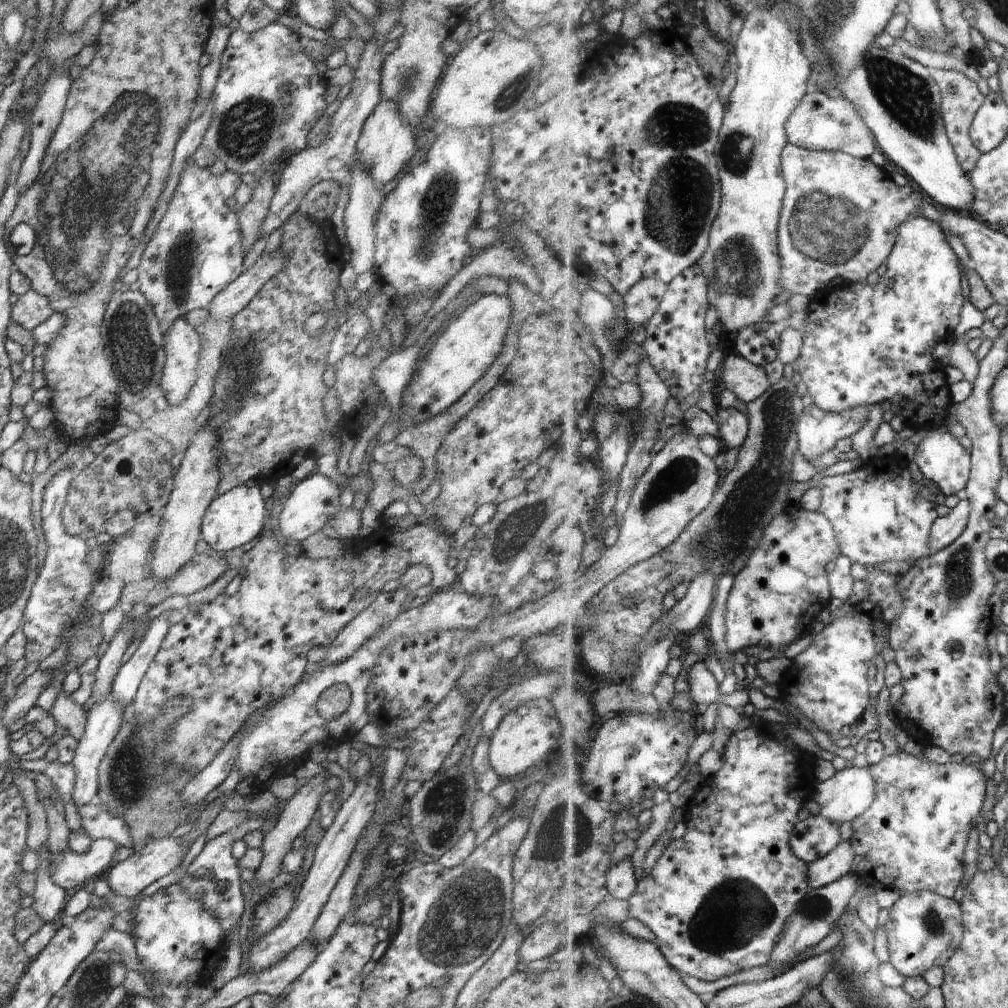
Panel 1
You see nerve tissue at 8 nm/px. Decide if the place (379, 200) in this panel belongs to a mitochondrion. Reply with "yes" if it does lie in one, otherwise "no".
no

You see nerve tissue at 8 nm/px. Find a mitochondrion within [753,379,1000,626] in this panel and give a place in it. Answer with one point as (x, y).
(961, 576)

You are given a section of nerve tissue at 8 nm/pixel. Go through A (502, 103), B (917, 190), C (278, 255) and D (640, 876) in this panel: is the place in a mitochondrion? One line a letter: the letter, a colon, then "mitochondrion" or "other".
A: mitochondrion
B: other
C: other
D: other

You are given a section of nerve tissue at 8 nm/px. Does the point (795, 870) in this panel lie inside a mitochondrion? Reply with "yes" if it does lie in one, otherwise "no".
no

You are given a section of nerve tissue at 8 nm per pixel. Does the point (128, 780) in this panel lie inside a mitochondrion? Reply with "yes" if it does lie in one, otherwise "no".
yes

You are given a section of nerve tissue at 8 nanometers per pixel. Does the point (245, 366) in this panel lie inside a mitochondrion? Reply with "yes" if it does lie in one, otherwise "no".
yes

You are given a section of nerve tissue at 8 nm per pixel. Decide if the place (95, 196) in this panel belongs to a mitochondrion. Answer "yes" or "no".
yes

